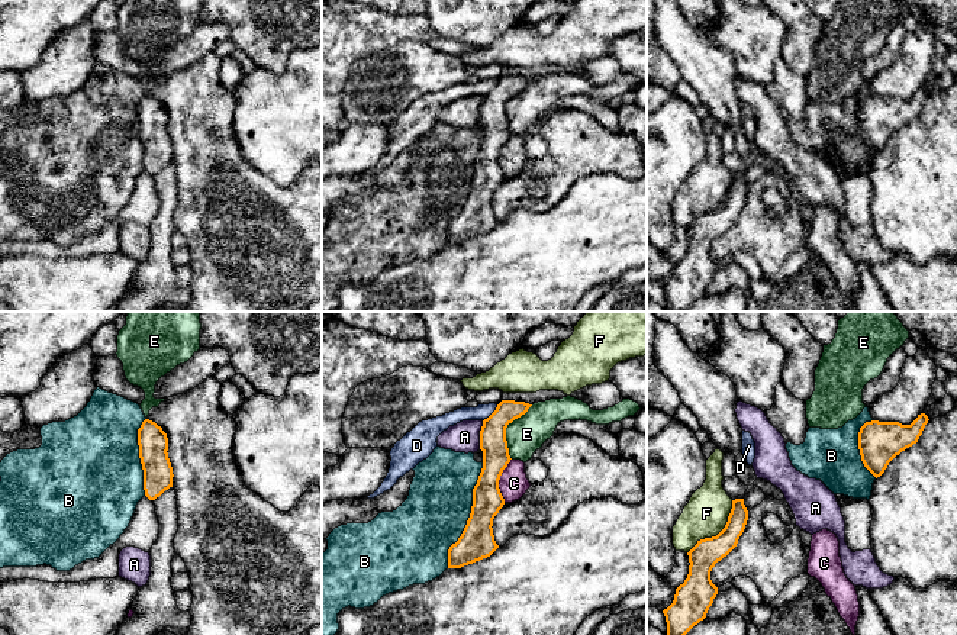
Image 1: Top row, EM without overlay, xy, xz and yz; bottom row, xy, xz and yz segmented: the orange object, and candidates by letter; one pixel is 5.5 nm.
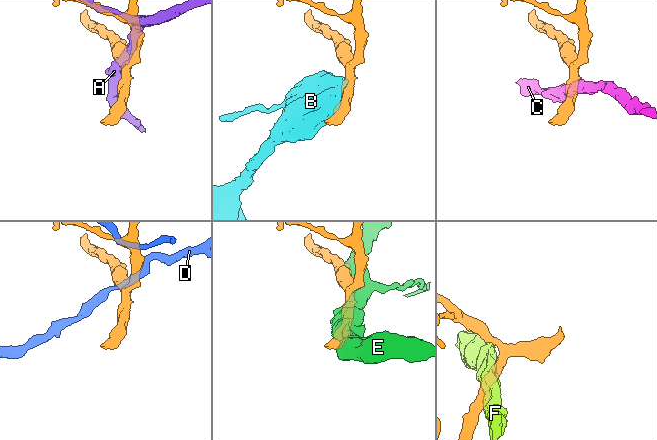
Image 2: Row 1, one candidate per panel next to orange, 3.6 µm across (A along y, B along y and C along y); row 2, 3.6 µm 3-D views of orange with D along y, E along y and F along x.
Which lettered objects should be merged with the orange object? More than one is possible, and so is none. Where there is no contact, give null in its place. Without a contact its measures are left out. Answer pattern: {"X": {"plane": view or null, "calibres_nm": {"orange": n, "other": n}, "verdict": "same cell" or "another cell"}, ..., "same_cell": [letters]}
{"A": {"plane": "xz", "calibres_nm": {"orange": 150, "other": 170}, "verdict": "another cell"}, "B": {"plane": "xz", "calibres_nm": {"orange": 190, "other": 360}, "verdict": "another cell"}, "C": {"plane": "xz", "calibres_nm": {"orange": 170, "other": 160}, "verdict": "another cell"}, "D": {"plane": "xz", "calibres_nm": {"orange": 150, "other": 90}, "verdict": "another cell"}, "E": {"plane": "xz", "calibres_nm": {"orange": 150, "other": 200}, "verdict": "another cell"}, "F": {"plane": "yz", "calibres_nm": {"orange": 160, "other": 240}, "verdict": "another cell"}, "same_cell": []}

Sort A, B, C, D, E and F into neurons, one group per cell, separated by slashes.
A / B / C / D / E / F

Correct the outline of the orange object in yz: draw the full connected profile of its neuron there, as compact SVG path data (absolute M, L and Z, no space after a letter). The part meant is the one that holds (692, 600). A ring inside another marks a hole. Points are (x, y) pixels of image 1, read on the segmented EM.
M744 499L732 500L725 528L716 536L697 541L687 552L690 563L687 578L676 589L673 603L663 610L667 635L686 635L706 618L718 594L718 587L710 580L710 571L737 547L747 520L748 510Z

